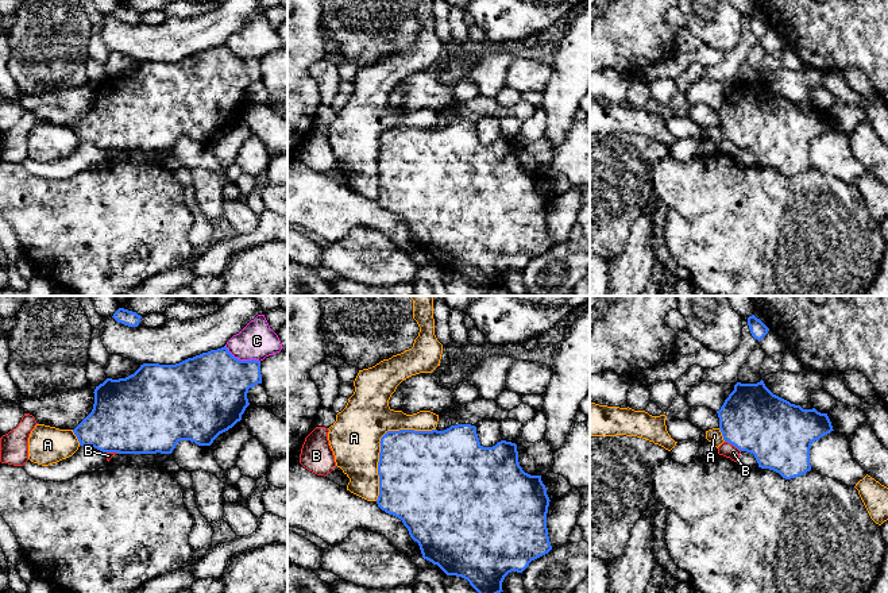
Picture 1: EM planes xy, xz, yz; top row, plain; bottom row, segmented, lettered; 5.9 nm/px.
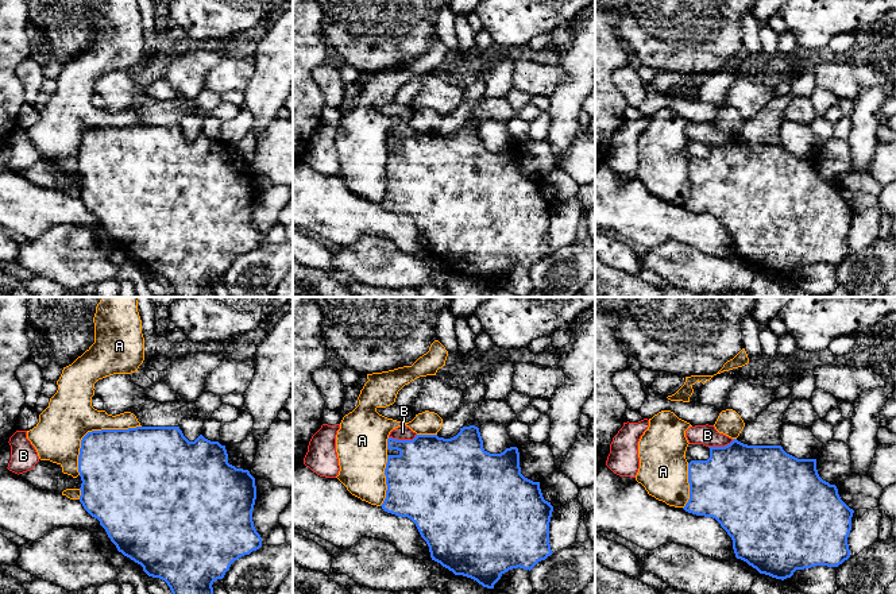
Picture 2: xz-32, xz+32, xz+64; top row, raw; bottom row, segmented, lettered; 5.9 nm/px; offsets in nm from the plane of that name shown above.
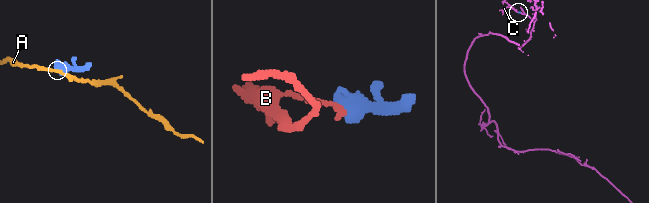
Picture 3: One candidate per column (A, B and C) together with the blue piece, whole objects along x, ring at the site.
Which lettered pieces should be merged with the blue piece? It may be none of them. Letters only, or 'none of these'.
none of these

